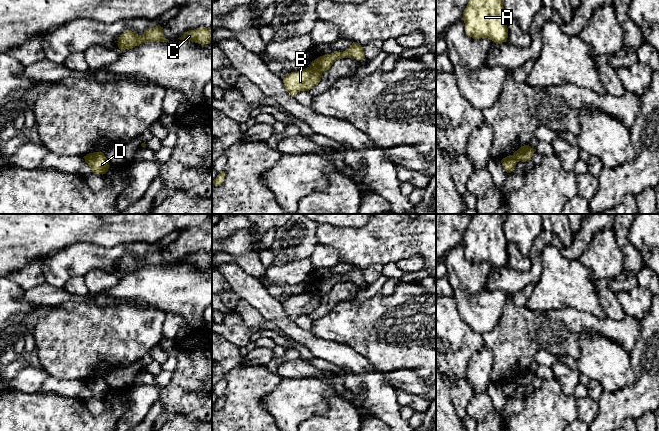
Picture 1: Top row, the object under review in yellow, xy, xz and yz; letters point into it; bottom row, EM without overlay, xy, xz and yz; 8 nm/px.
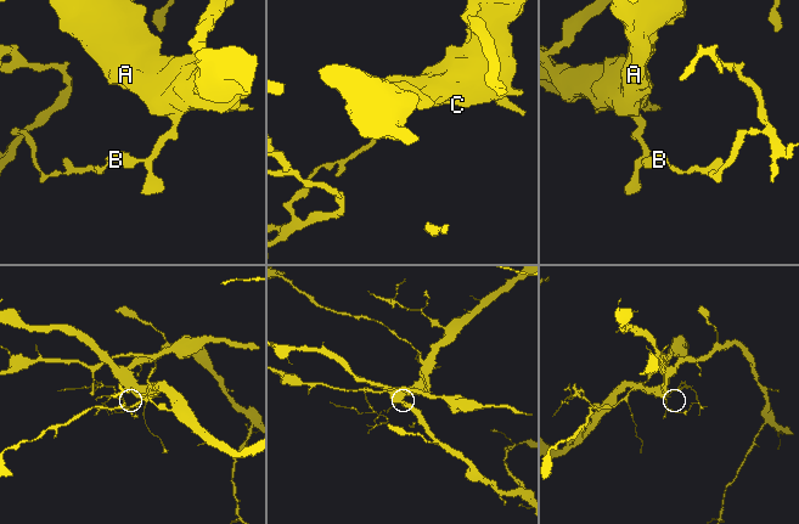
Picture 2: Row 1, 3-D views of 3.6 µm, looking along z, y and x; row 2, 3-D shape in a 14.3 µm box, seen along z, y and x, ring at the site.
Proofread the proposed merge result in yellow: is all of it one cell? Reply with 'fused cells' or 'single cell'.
fused cells

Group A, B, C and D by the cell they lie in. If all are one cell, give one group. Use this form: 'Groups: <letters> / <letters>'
Groups: A C D / B

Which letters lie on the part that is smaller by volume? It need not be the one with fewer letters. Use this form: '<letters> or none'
B

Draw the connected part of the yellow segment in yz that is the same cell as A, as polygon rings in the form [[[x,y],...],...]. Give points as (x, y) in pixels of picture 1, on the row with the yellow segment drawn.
[[[469,0],[462,20],[465,32],[473,39],[488,38],[498,44],[507,41],[508,18],[504,0]]]

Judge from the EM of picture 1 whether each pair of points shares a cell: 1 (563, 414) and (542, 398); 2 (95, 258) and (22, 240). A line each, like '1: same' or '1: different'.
1: same
2: different

